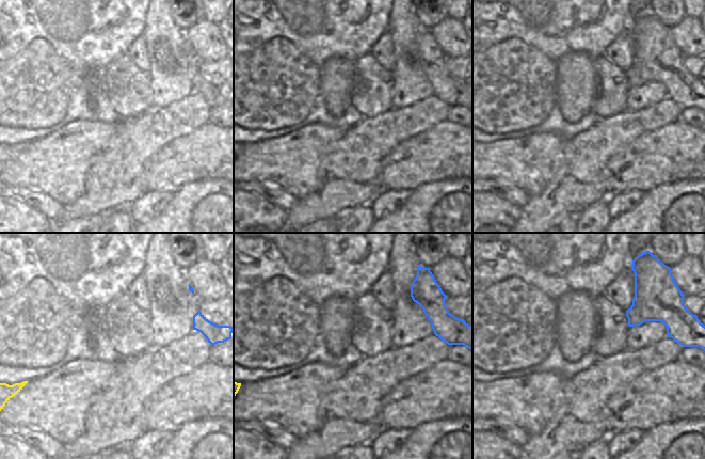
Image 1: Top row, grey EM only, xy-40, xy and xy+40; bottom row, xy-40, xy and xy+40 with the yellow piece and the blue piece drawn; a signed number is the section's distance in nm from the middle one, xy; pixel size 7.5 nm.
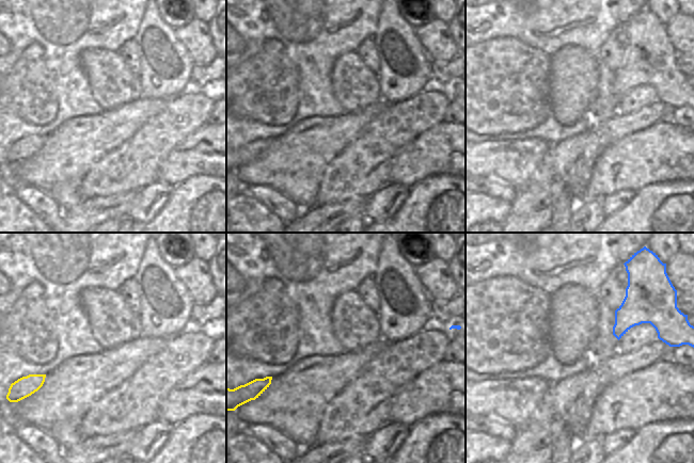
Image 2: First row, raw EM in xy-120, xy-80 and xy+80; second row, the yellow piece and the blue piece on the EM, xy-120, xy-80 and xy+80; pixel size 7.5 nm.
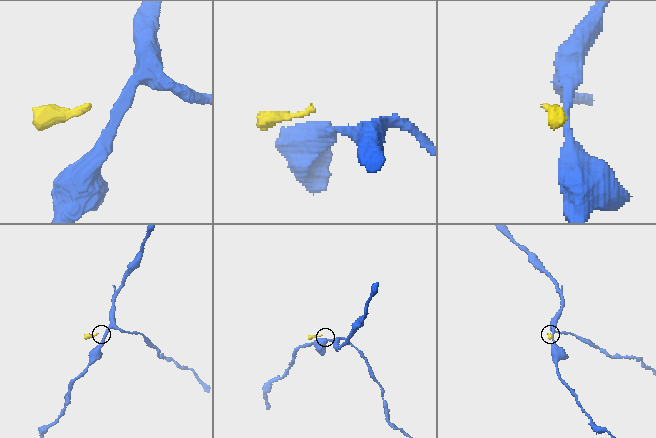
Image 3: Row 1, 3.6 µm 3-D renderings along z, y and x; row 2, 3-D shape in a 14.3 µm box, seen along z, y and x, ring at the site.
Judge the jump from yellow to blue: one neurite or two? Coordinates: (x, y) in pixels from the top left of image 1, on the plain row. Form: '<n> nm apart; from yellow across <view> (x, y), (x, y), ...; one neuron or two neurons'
1300 nm apart; from yellow across xy-40 (27, 142), (193, 90); two neurons

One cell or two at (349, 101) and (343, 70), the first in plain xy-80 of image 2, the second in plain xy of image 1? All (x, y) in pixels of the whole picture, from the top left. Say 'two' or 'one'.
two

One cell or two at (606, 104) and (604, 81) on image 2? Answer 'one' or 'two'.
one

